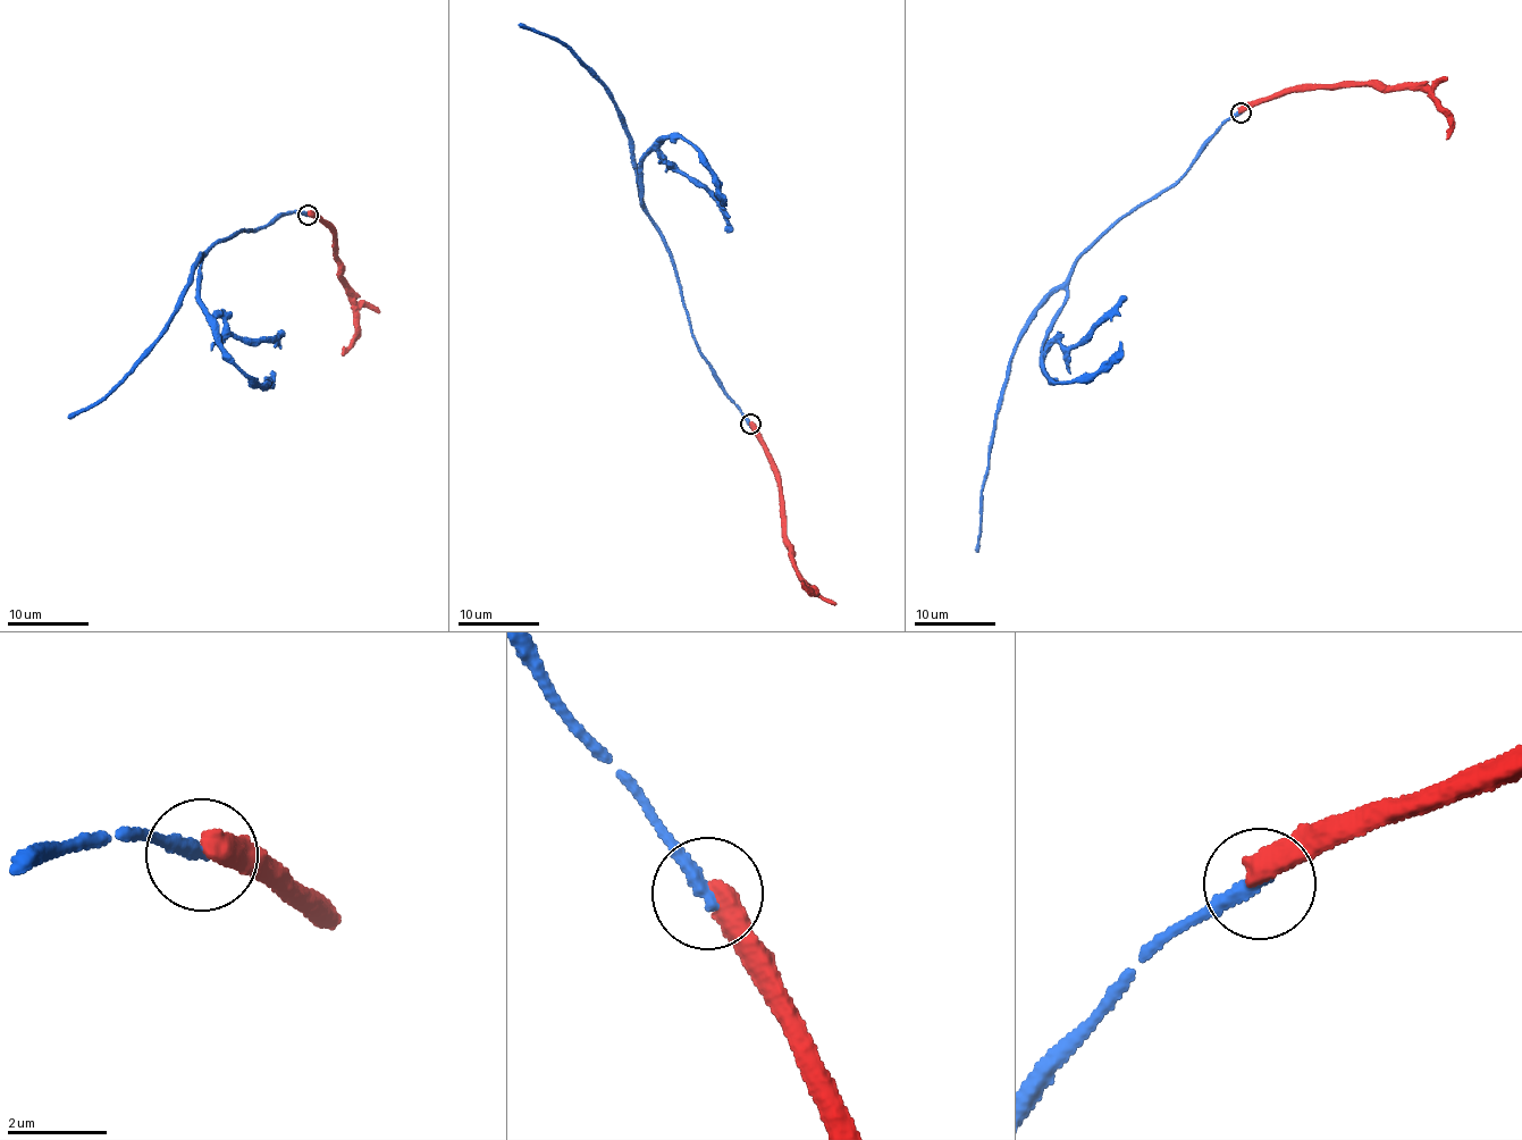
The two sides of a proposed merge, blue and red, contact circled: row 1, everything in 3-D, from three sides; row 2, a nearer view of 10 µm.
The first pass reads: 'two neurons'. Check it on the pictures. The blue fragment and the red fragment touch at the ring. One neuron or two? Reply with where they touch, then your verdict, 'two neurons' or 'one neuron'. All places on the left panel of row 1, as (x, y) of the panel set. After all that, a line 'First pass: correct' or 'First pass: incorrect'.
at (308, 215); two neurons
First pass: correct

